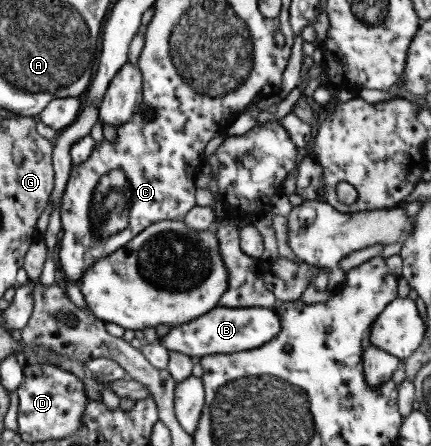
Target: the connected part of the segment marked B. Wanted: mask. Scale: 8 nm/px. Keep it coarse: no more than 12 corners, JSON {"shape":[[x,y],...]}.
{"shape":[[216,306],[160,343],[190,358],[257,349],[274,309]]}

